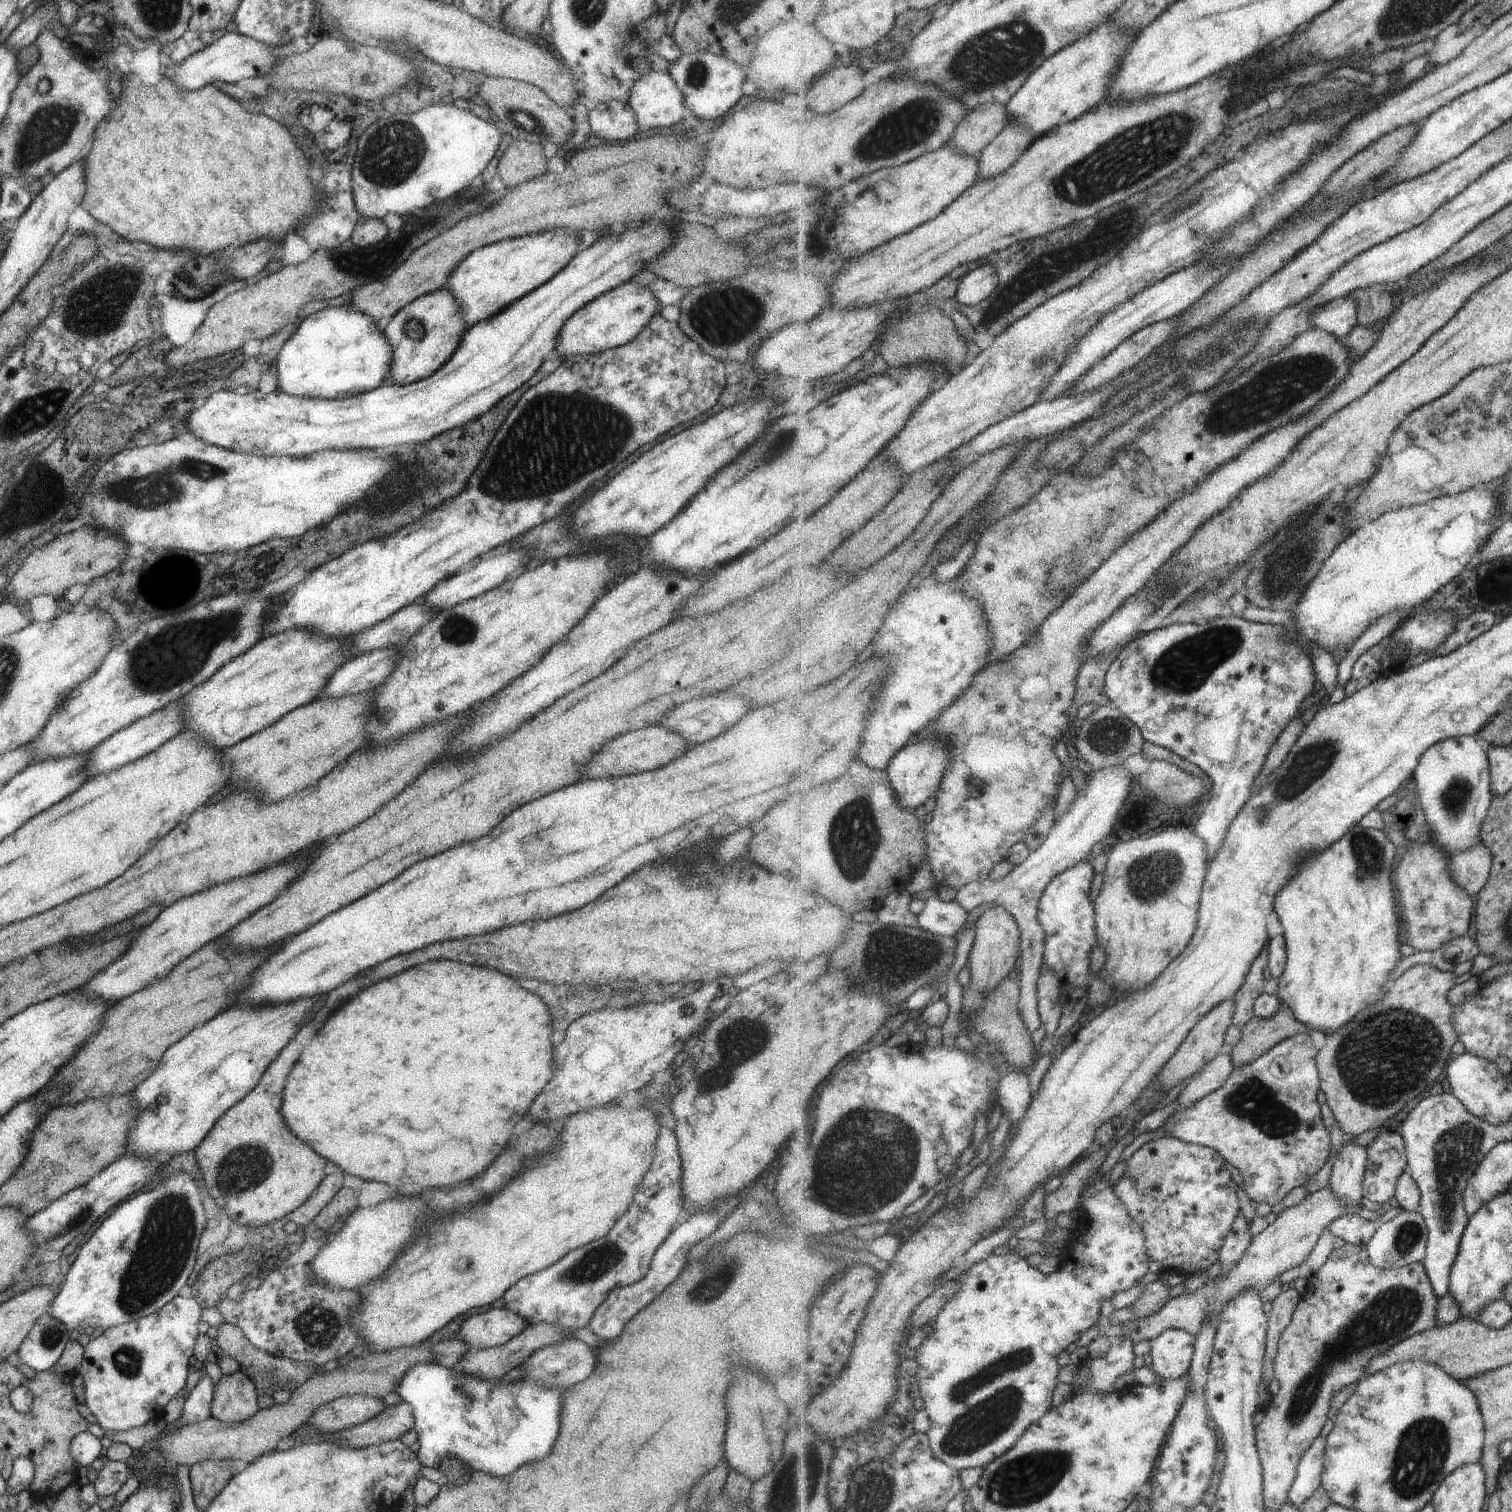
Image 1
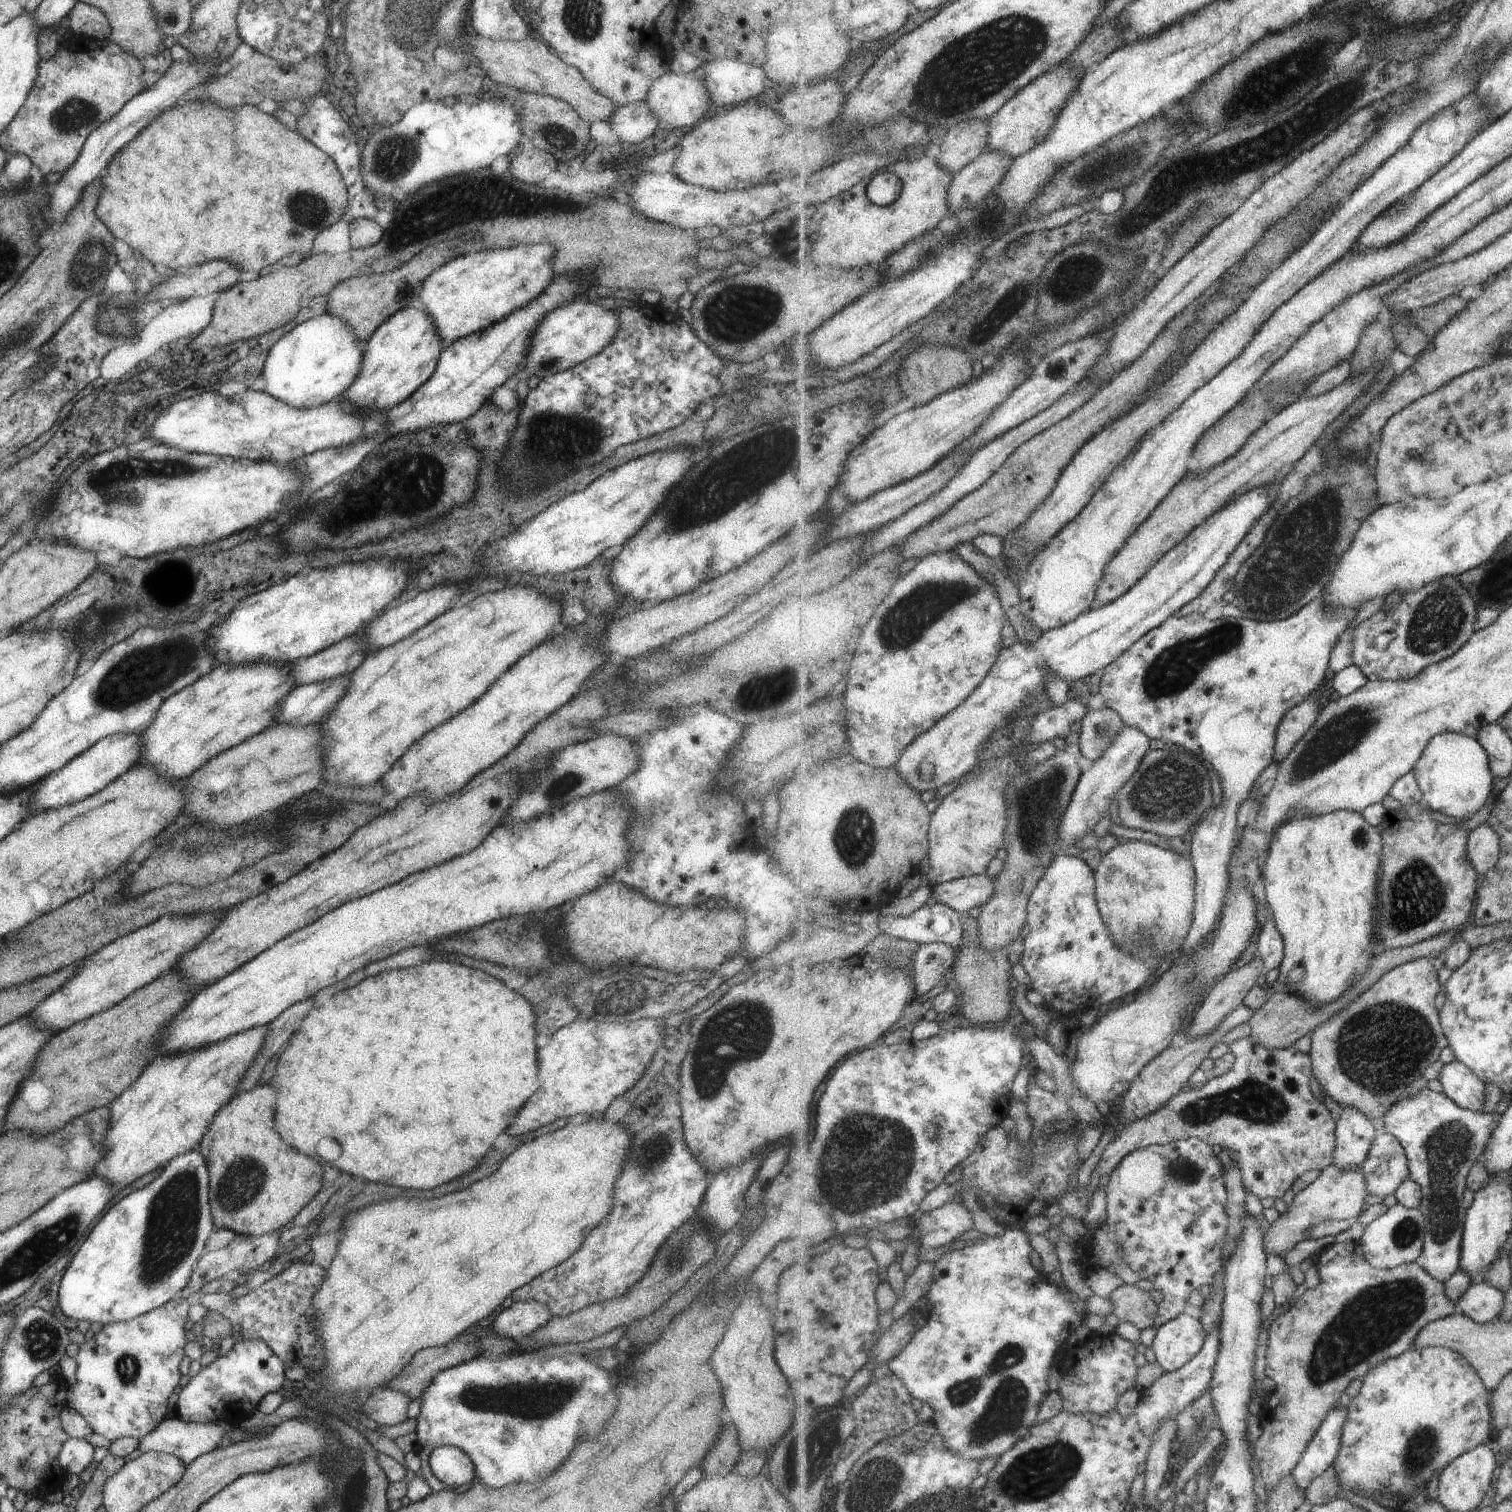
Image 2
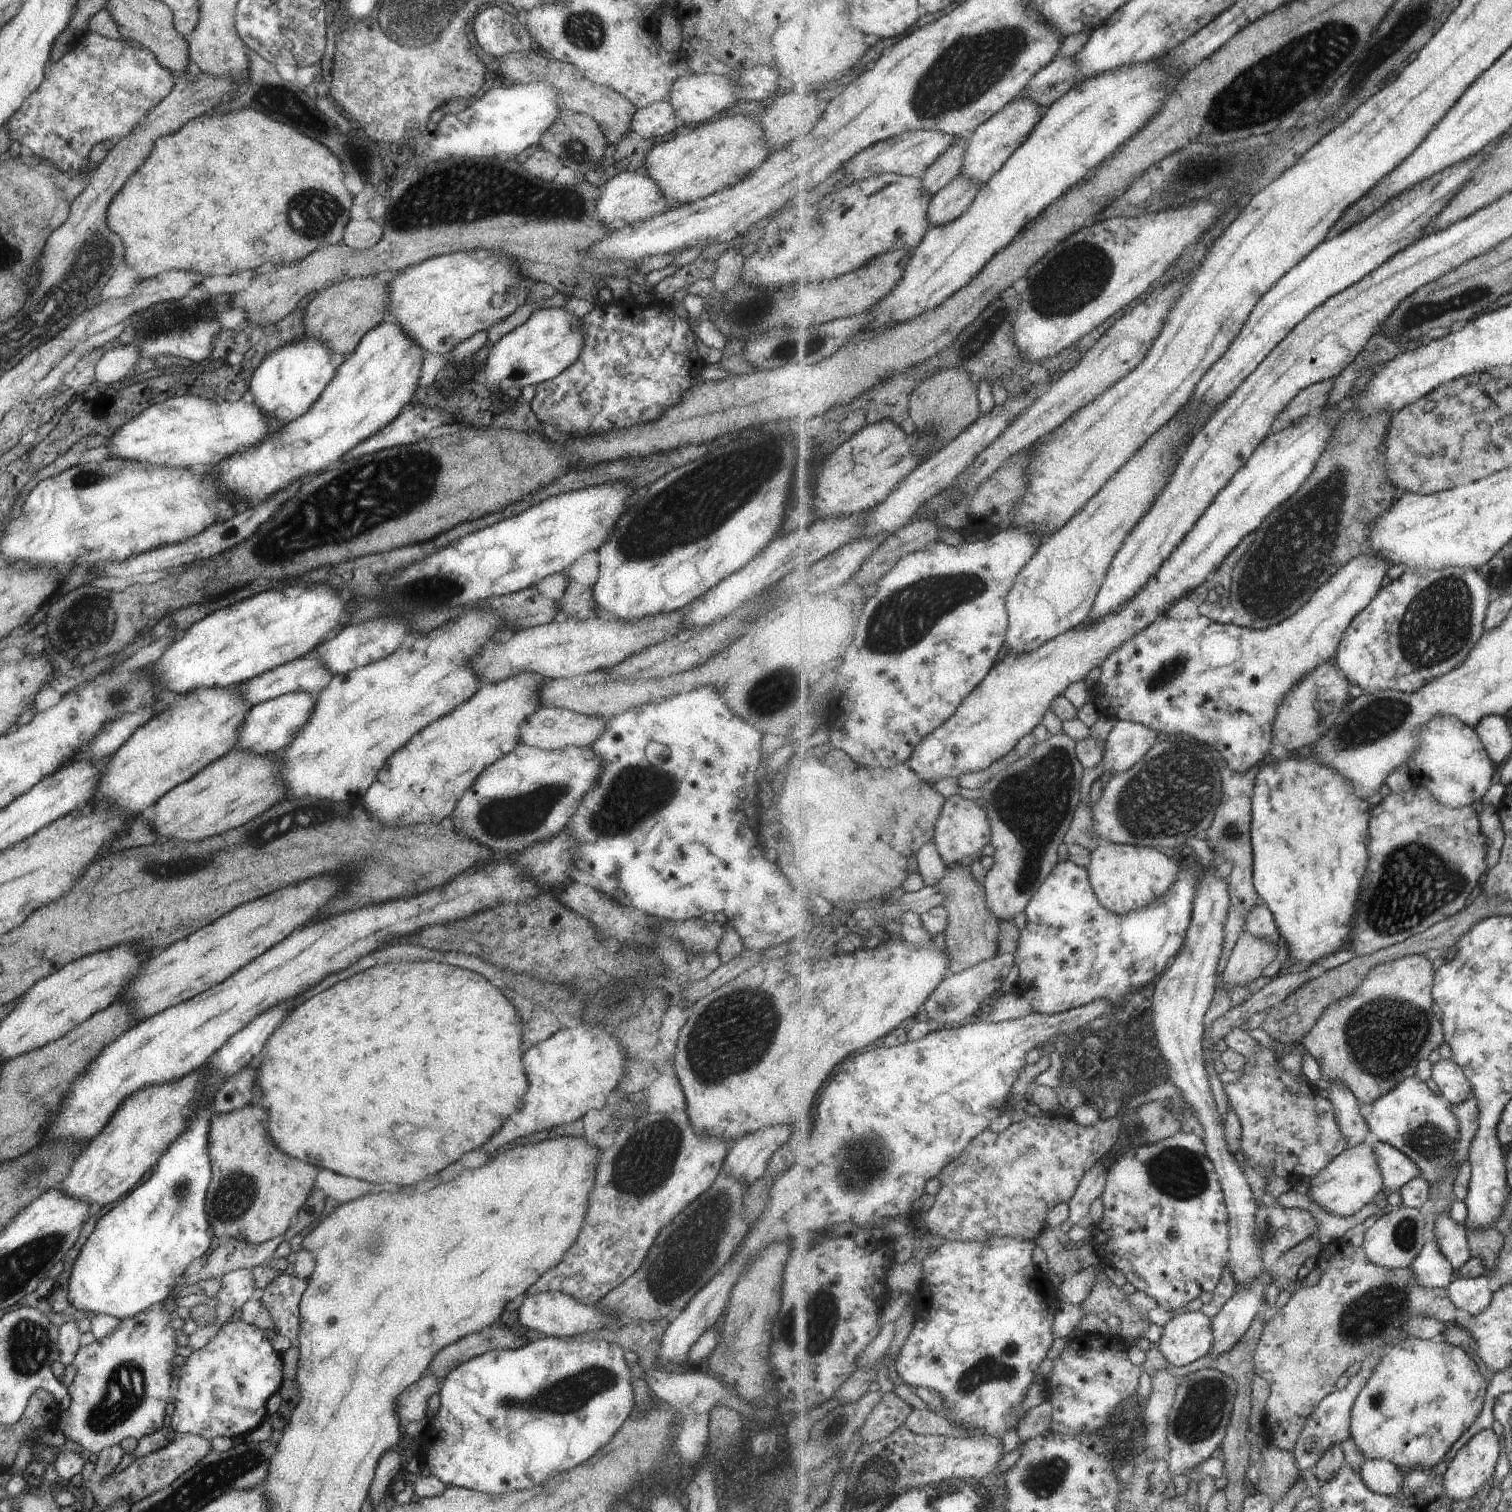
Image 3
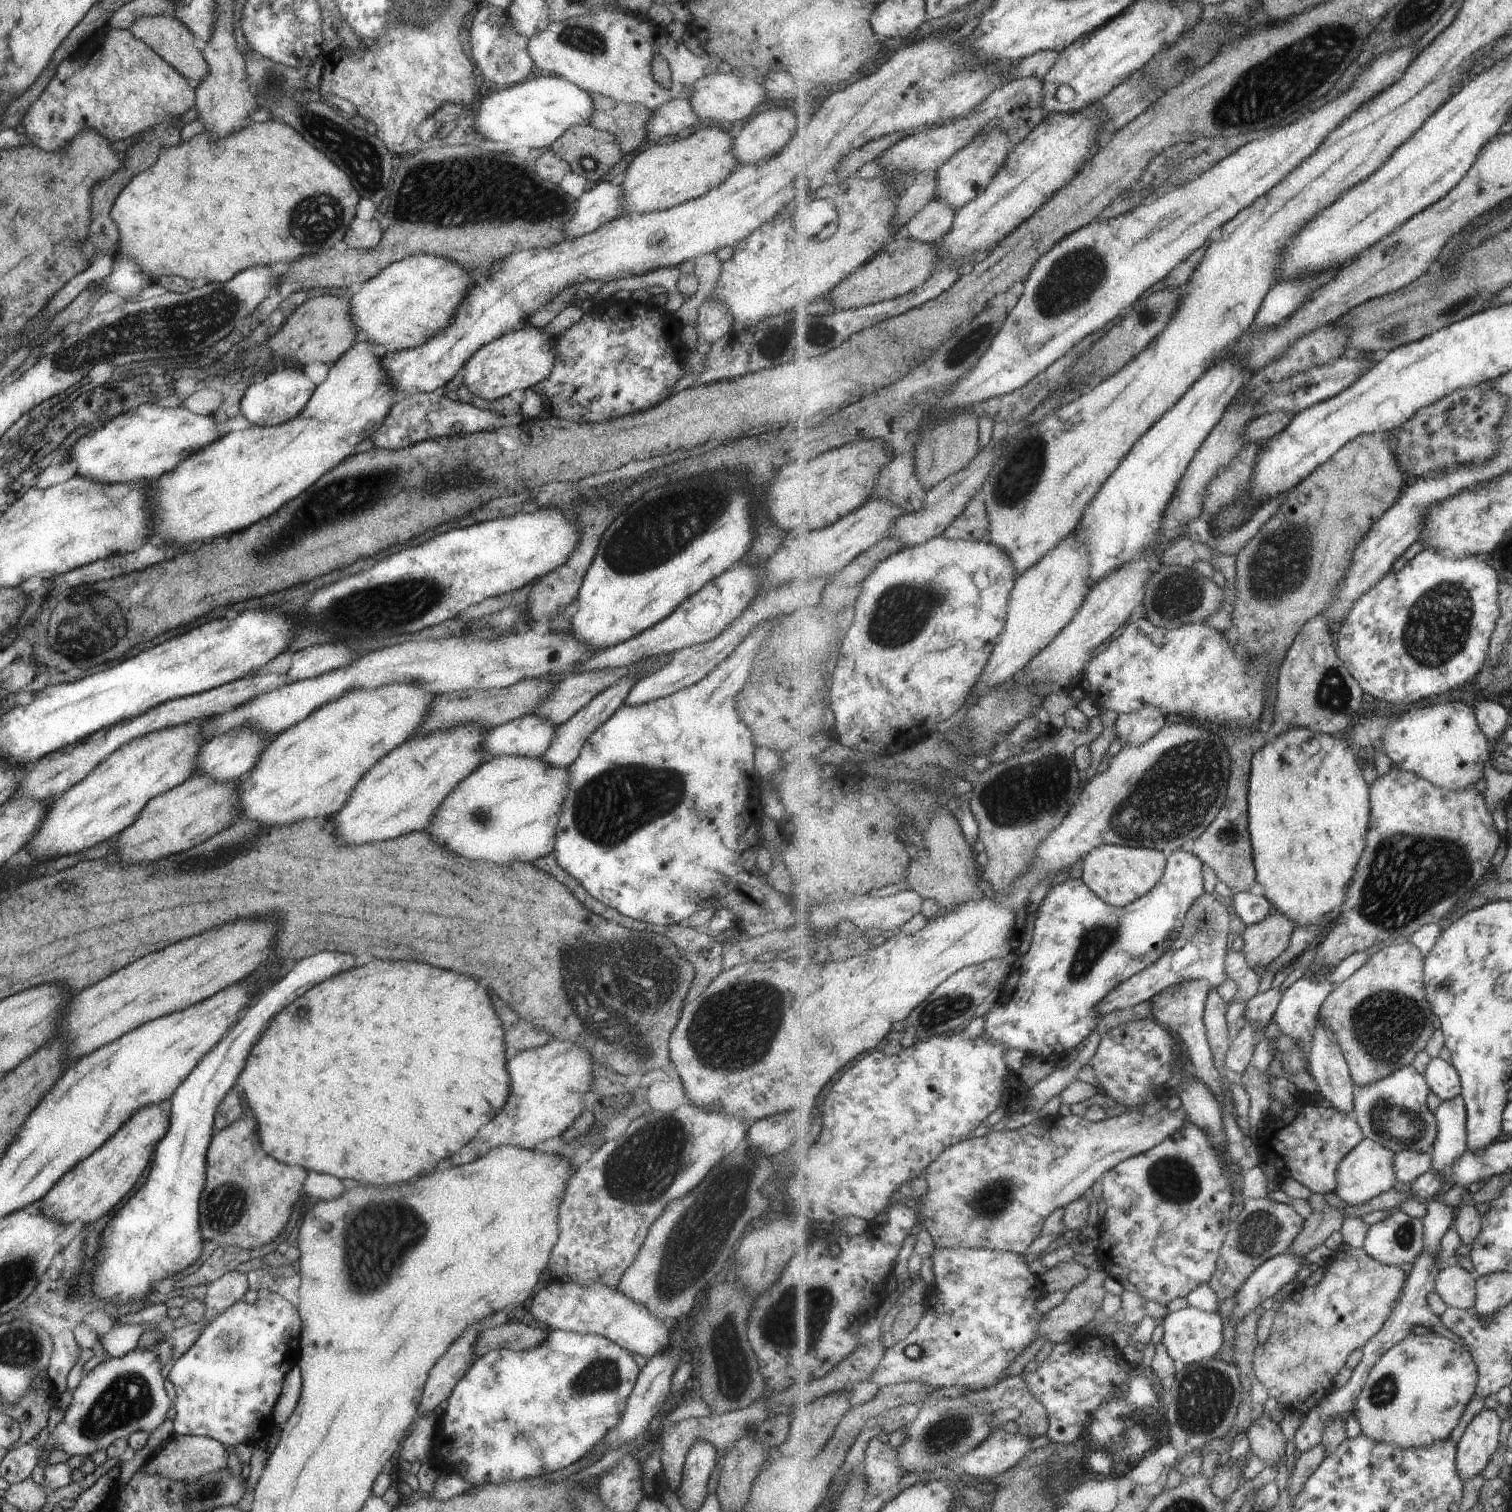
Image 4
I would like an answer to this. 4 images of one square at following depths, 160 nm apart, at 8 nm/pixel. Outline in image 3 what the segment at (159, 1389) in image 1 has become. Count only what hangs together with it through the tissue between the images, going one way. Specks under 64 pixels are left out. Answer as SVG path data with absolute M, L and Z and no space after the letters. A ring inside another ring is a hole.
M156 1305L129 1319L122 1319L109 1336L93 1340L87 1346L80 1346L72 1362L77 1372L66 1387L69 1405L65 1410L58 1411L56 1427L63 1440L71 1440L90 1453L97 1454L103 1448L119 1445L126 1437L139 1440L163 1427L165 1407L169 1403L169 1386L177 1368L171 1364L178 1347L175 1332L168 1326L172 1318L164 1307Z

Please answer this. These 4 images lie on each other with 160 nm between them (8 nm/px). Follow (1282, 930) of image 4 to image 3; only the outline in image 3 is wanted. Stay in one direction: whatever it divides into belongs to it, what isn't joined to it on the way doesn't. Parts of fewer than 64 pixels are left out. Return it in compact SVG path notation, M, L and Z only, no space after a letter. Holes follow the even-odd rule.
M1249 930L1241 934L1230 956L1225 972L1219 976L1228 994L1235 986L1247 986L1263 976L1263 970L1280 956L1280 944L1257 938Z

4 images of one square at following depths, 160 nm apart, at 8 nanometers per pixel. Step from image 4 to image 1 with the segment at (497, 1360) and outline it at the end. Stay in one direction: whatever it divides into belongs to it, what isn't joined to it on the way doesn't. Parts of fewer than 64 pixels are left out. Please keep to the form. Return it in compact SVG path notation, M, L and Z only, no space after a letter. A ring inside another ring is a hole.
M433 1361L429 1363L415 1363L402 1374L399 1382L394 1388L395 1394L401 1398L402 1401L409 1403L412 1406L412 1418L414 1425L412 1429L416 1432L417 1442L419 1448L417 1450L417 1458L422 1466L437 1467L442 1459L446 1457L455 1457L466 1465L467 1472L471 1470L477 1470L477 1472L485 1472L485 1474L493 1474L493 1476L505 1476L509 1474L511 1470L515 1470L517 1466L521 1466L523 1462L529 1462L529 1460L535 1460L535 1458L543 1458L543 1454L547 1454L547 1450L551 1448L551 1442L557 1438L557 1432L559 1432L559 1398L561 1398L561 1392L565 1389L546 1389L540 1387L536 1383L527 1384L522 1378L519 1381L503 1384L499 1379L487 1380L471 1377L470 1375L460 1375L456 1373L452 1368L447 1368L437 1364Z

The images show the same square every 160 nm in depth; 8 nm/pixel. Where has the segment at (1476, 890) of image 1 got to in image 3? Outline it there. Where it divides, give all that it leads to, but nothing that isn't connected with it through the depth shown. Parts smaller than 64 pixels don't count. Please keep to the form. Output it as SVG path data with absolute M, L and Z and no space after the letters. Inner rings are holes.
M1484 806L1480 813L1480 822L1483 834L1487 836L1487 842L1489 842L1487 863L1488 868L1491 869L1499 863L1503 846L1505 846L1504 827L1497 807Z

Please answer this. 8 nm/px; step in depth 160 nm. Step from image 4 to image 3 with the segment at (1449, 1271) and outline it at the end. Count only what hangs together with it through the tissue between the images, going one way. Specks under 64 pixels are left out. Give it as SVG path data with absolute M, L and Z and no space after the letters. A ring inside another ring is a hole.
M1459 1269L1455 1270L1454 1280L1446 1289L1455 1307L1472 1316L1484 1312L1493 1301L1494 1292L1484 1275L1478 1278L1461 1278Z

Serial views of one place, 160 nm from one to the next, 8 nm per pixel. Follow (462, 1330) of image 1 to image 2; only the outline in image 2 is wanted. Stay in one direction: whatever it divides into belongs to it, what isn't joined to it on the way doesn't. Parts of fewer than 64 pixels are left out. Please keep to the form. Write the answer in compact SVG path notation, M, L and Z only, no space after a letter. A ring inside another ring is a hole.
M517 1301L495 1316L491 1328L499 1337L517 1340L538 1329L551 1317L545 1305L535 1301Z

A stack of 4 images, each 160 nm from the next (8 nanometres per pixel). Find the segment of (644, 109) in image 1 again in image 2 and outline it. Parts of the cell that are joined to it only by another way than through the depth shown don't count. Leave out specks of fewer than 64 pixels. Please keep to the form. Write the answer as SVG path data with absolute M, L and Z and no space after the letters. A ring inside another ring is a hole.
M669 70L664 72L661 76L658 76L647 89L644 100L649 110L653 113L653 116L658 120L661 126L667 128L682 128L687 126L690 128L694 125L696 120L699 120L701 116L705 116L708 110L712 110L712 105L708 100L708 92L705 85L695 78L695 75L691 73L672 73Z

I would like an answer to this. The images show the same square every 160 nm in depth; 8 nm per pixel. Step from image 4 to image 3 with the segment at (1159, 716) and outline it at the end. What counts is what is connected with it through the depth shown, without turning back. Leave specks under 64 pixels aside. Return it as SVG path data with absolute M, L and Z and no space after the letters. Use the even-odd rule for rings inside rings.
M1117 720L1106 741L1103 769L1113 776L1131 770L1159 742L1159 732L1143 724Z

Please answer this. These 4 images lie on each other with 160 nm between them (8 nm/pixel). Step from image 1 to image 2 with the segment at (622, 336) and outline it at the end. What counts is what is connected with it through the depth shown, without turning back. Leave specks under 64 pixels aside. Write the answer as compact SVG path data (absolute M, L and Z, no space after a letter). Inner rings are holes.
M589 295L588 299L569 301L549 311L531 335L524 367L509 381L505 381L504 387L514 390L516 382L521 379L527 381L533 375L539 379L551 376L579 364L607 346L618 329L618 316L613 309L605 309L595 303L597 299Z

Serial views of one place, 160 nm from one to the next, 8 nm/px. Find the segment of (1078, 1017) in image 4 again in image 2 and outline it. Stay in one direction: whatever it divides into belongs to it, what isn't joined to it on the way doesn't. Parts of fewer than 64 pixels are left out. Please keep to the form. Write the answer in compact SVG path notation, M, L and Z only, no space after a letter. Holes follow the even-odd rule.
M1061 854L1047 867L1046 873L1043 875L1041 881L1038 882L1038 887L1033 890L1028 902L1027 911L1027 924L1030 928L1030 935L1024 941L1024 950L1022 958L1019 962L1023 965L1023 968L1027 971L1027 974L1032 978L1032 988L1033 990L1039 992L1044 996L1047 1006L1050 1006L1053 1010L1057 1012L1062 1012L1064 1016L1074 1016L1081 1011L1087 1010L1089 1008L1097 1009L1099 1011L1105 1011L1107 1009L1107 1004L1115 1002L1115 1000L1121 1000L1125 998L1125 994L1129 992L1137 994L1141 990L1142 986L1145 986L1147 982L1151 979L1151 975L1154 970L1157 970L1159 963L1169 955L1164 955L1163 957L1151 957L1147 956L1147 962L1143 960L1143 956L1133 956L1127 950L1123 949L1114 941L1110 935L1110 930L1107 928L1106 923L1103 920L1101 911L1098 910L1098 898L1096 890L1096 871L1091 870L1087 865L1087 862L1080 857L1071 857L1068 855Z

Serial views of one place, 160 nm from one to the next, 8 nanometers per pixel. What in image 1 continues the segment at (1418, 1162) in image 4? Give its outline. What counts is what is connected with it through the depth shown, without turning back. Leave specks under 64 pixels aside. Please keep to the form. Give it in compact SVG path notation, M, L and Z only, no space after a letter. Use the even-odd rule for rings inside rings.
M1382 1129L1368 1147L1365 1198L1377 1204L1389 1202L1396 1196L1399 1177L1407 1168L1406 1140L1402 1134Z

